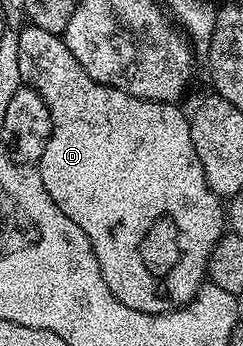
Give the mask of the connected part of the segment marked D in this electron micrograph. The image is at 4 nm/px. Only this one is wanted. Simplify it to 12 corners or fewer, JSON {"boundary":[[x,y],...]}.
{"boundary":[[16,36],[38,162],[106,287],[183,309],[226,209],[176,103]]}

